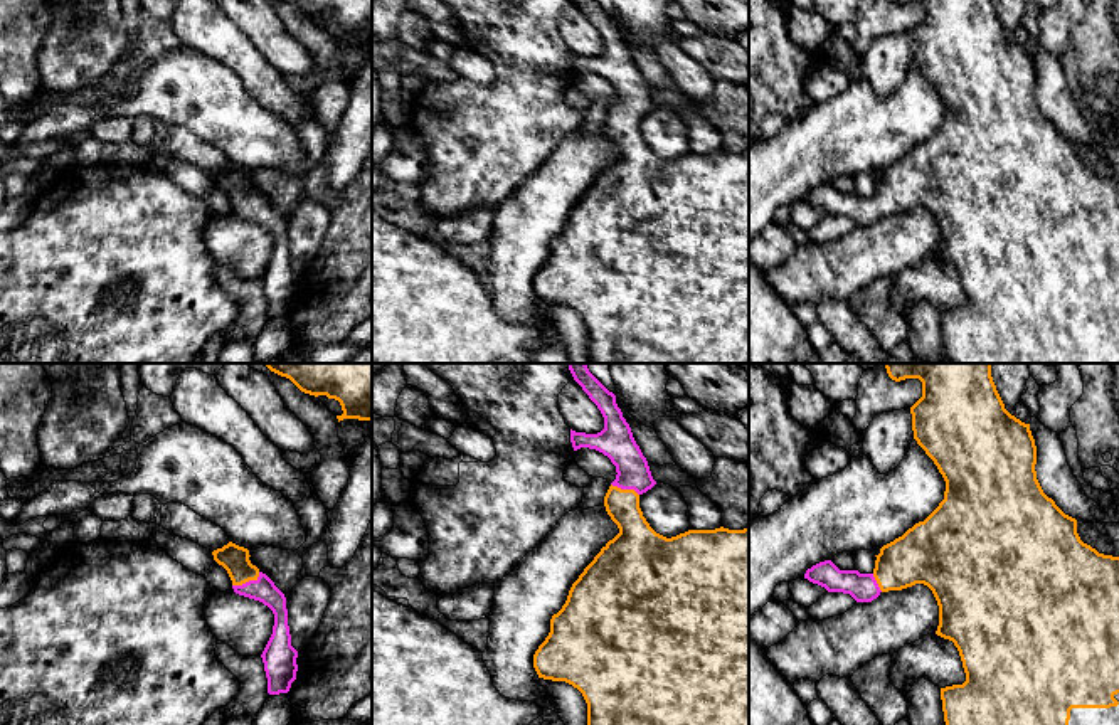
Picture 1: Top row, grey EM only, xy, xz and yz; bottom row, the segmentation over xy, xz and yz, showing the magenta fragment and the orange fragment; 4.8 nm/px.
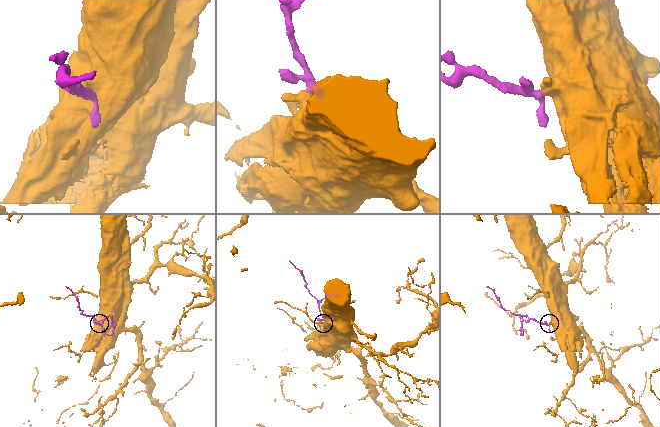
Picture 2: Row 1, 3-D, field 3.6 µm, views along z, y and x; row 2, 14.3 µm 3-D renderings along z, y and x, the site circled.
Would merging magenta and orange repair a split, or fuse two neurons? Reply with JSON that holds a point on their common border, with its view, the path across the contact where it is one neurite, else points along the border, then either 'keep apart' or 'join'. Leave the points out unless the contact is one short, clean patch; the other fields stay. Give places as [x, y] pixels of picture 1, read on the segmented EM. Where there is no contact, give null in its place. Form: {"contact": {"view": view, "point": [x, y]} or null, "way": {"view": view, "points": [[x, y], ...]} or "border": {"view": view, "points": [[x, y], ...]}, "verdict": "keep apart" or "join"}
{"contact": {"view": "xy", "point": [246, 582]}, "way": {"view": "xy", "points": [[263, 589], [246, 582], [234, 559]]}, "verdict": "join"}

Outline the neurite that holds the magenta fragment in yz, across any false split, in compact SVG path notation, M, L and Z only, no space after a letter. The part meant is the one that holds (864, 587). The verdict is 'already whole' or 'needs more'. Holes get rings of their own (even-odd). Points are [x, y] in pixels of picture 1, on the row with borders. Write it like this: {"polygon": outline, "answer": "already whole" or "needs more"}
{"polygon": "M883 363L892 380L919 378L922 397L910 407L912 431L917 444L934 461L946 481L944 500L924 520L902 537L883 545L875 555L872 574L840 570L831 560L819 562L806 570L804 579L825 587L828 592L850 594L856 602L872 602L882 592L902 590L915 584L927 585L939 606L936 634L949 639L959 651L966 681L941 688L946 725L1119 725L1119 557L1099 553L1084 543L1077 533L1077 520L1065 515L1048 498L1037 479L1037 446L1030 424L1011 415L996 390L991 363Z", "answer": "needs more"}

